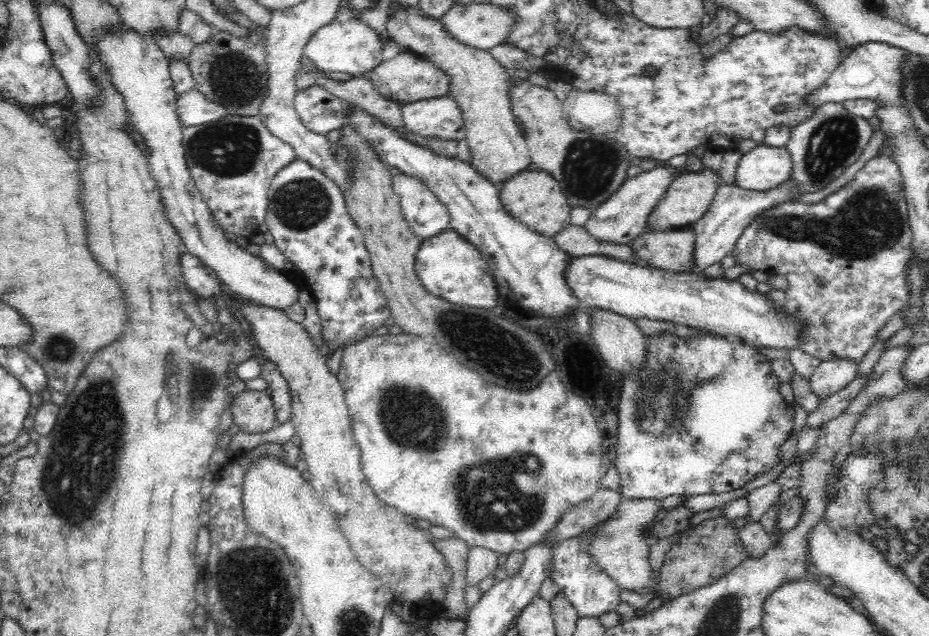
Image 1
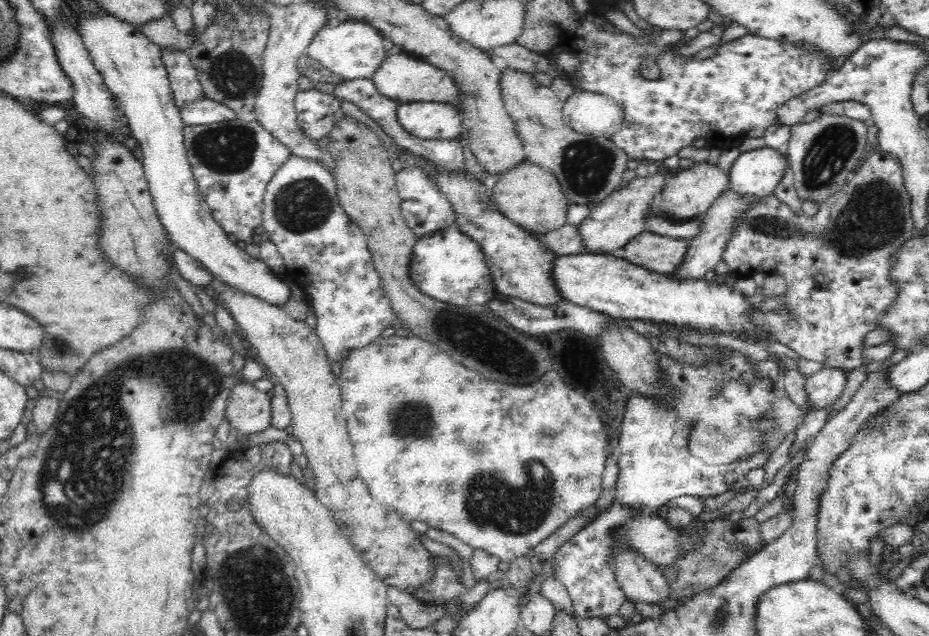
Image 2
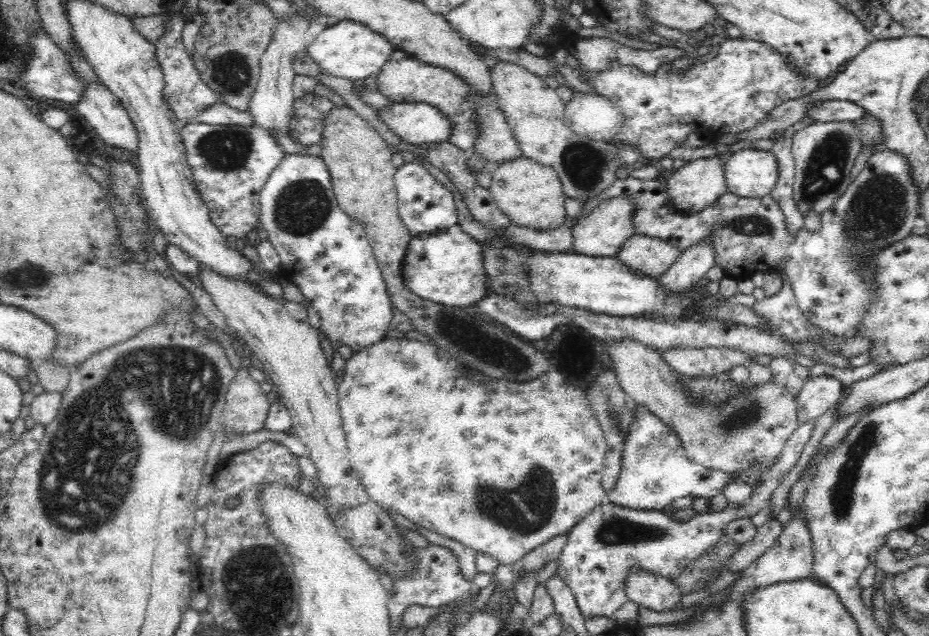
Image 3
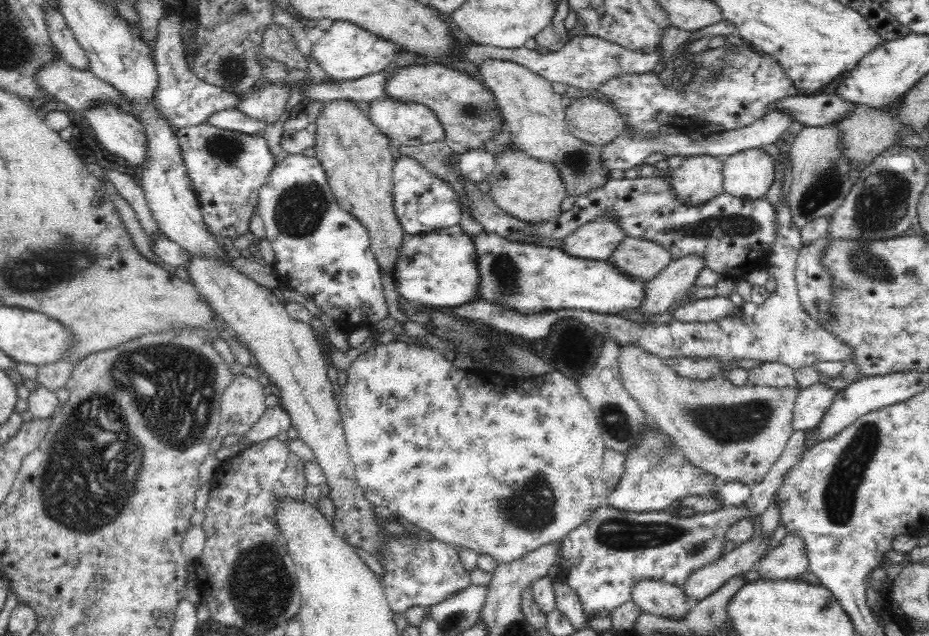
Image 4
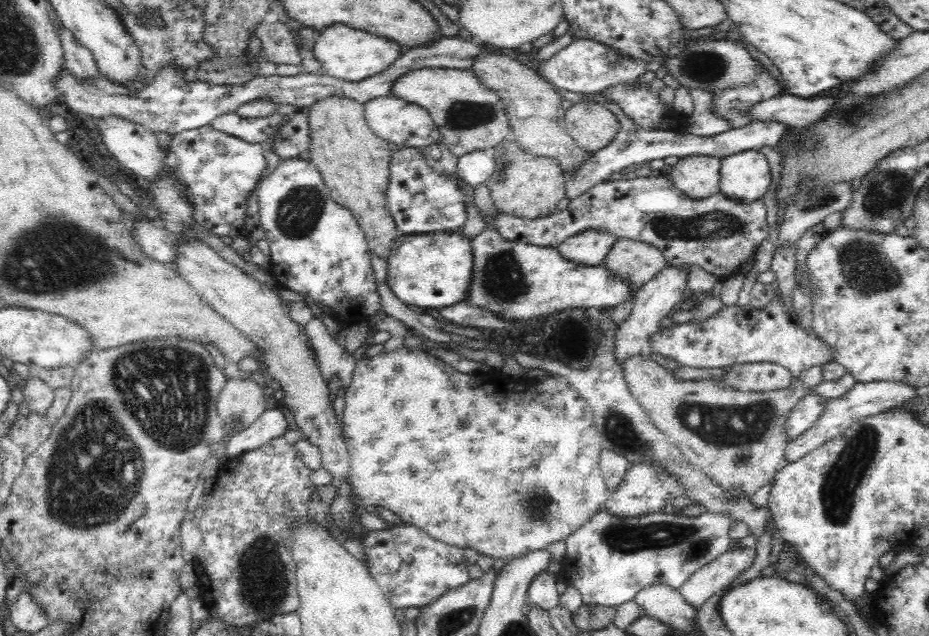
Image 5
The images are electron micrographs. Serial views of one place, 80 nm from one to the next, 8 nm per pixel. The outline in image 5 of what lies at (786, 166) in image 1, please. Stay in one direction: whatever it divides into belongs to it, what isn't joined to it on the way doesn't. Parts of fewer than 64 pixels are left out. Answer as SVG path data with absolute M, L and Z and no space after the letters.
M746 150L720 159L718 189L737 201L754 202L763 198L772 177L763 153Z

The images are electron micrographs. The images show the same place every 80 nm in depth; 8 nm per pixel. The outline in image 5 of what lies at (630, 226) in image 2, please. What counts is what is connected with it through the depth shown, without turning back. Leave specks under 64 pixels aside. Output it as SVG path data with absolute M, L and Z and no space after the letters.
M587 230L558 244L556 250L576 265L599 267L616 240L616 236L606 231Z

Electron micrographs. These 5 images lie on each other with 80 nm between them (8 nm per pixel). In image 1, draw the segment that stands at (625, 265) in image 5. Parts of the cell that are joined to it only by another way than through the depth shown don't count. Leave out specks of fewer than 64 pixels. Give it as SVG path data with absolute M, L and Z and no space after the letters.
M647 229L630 242L630 249L644 266L658 268L673 273L692 270L694 252L693 229L658 231Z

